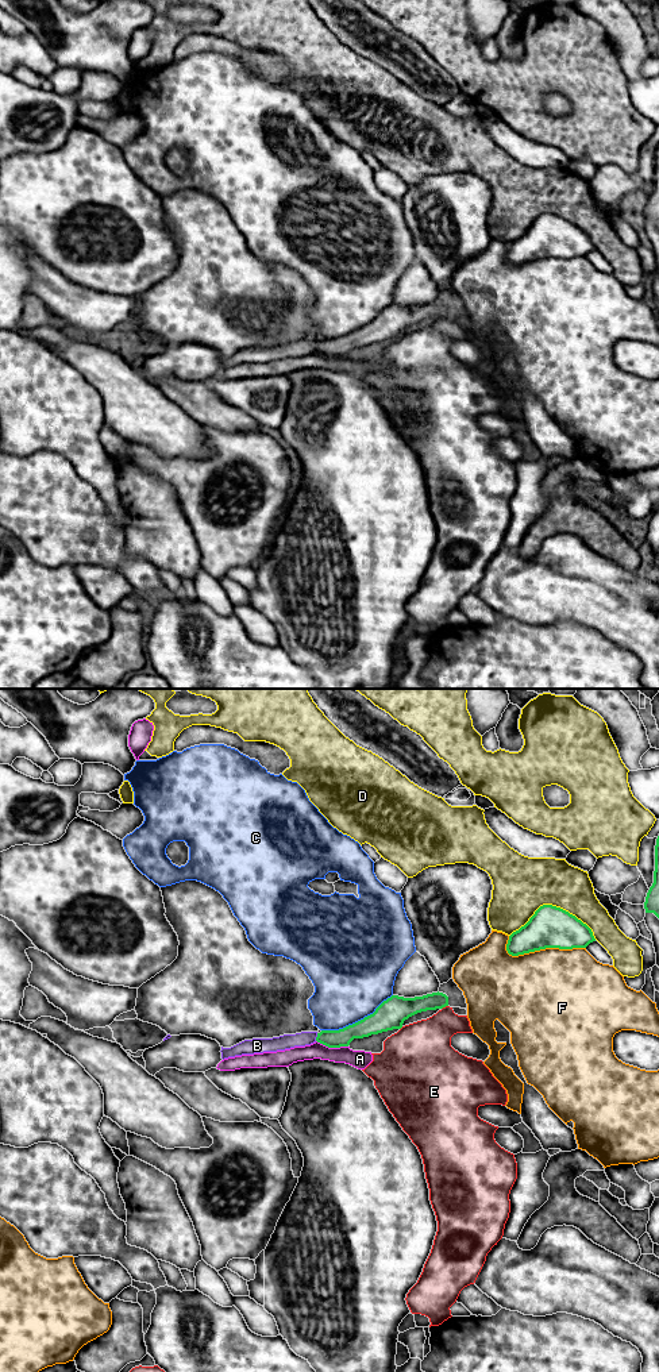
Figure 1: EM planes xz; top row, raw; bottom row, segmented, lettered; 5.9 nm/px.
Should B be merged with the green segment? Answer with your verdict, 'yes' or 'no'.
yes

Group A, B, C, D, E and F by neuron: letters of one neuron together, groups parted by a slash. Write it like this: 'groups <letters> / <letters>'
groups A / B / C / D / E / F

